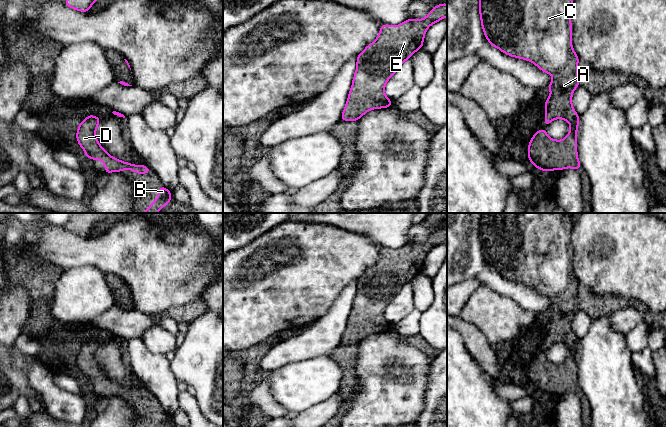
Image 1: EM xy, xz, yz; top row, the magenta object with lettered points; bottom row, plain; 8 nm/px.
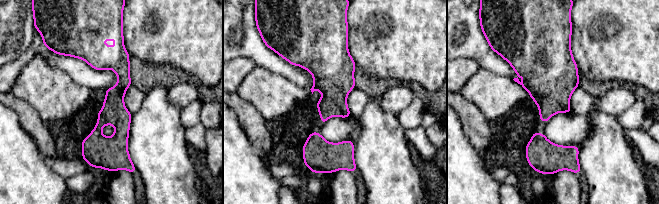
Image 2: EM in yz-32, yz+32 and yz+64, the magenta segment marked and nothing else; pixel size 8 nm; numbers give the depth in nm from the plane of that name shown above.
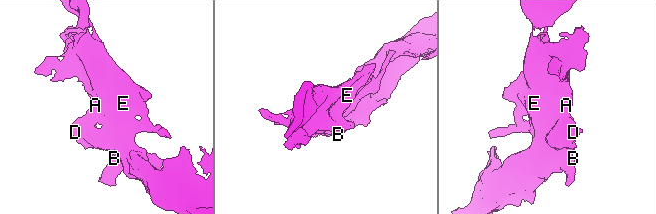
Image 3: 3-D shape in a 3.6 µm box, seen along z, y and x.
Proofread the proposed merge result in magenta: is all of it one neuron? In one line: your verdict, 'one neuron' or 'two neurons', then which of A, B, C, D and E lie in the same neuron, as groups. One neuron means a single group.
one neuron; groups A B C D E

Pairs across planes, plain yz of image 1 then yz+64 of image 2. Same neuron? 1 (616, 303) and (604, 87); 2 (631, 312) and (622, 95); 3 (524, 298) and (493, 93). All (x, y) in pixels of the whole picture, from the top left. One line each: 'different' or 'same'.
1: same
2: same
3: different

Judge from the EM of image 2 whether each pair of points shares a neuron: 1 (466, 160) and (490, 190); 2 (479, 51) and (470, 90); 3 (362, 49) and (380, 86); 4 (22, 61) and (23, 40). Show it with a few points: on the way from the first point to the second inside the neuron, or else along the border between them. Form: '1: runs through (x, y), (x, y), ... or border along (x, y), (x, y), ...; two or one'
1: runs through (467, 167), (483, 183); one
2: border along (480, 66), (502, 76); two
3: border along (356, 65), (368, 75), (392, 77), (399, 80); two
4: border along (33, 34), (33, 43), (22, 54), (10, 61); two

